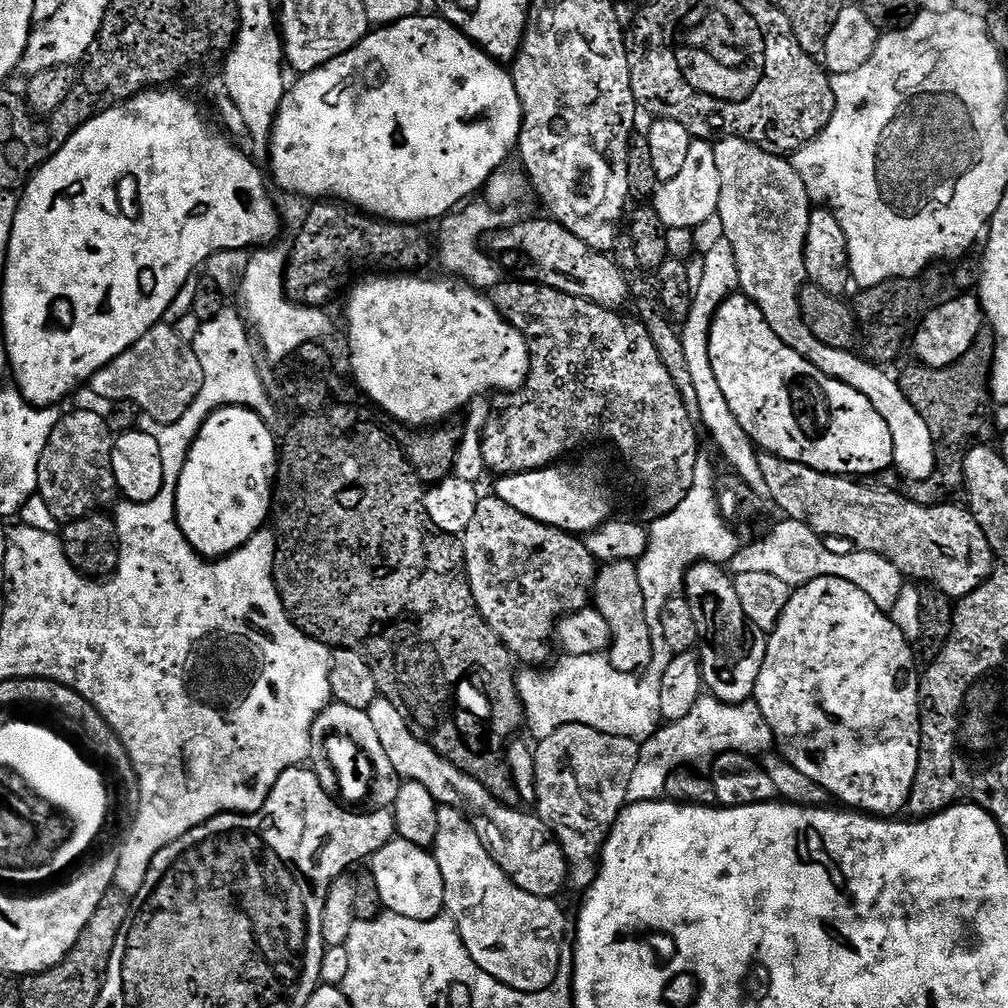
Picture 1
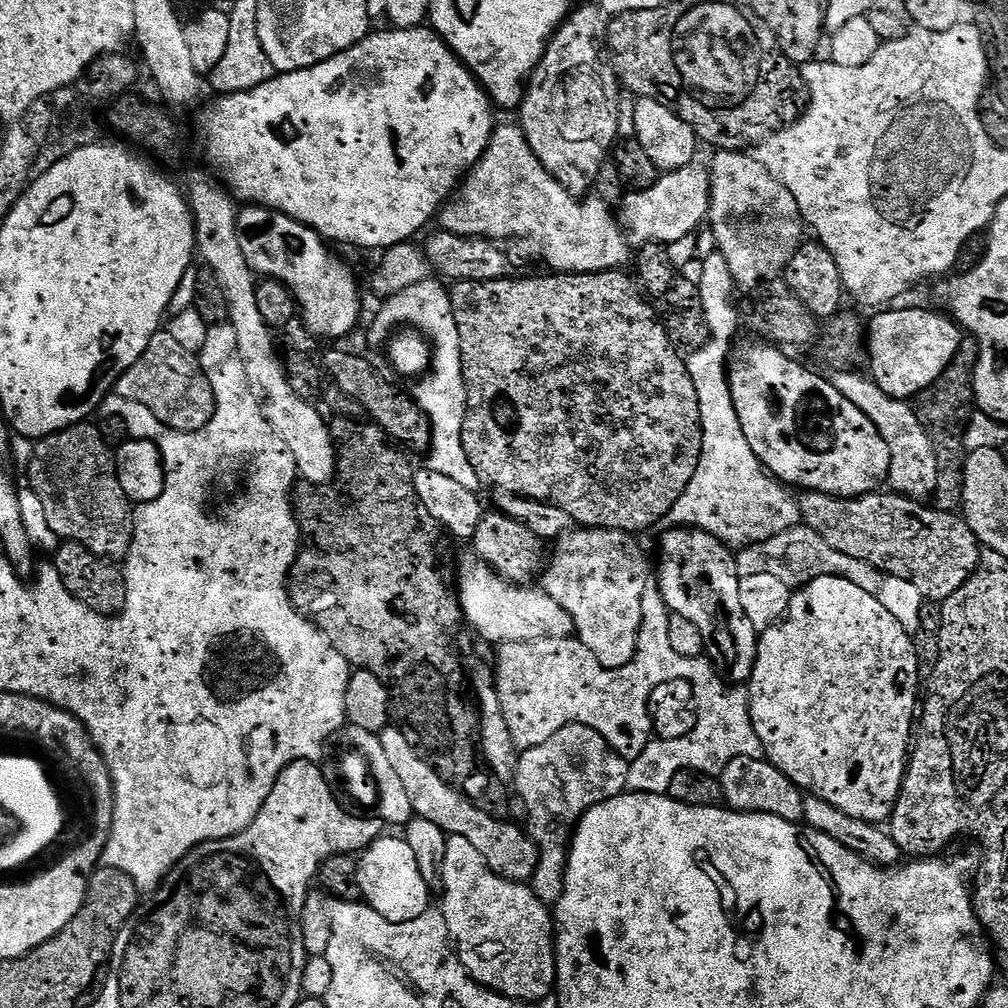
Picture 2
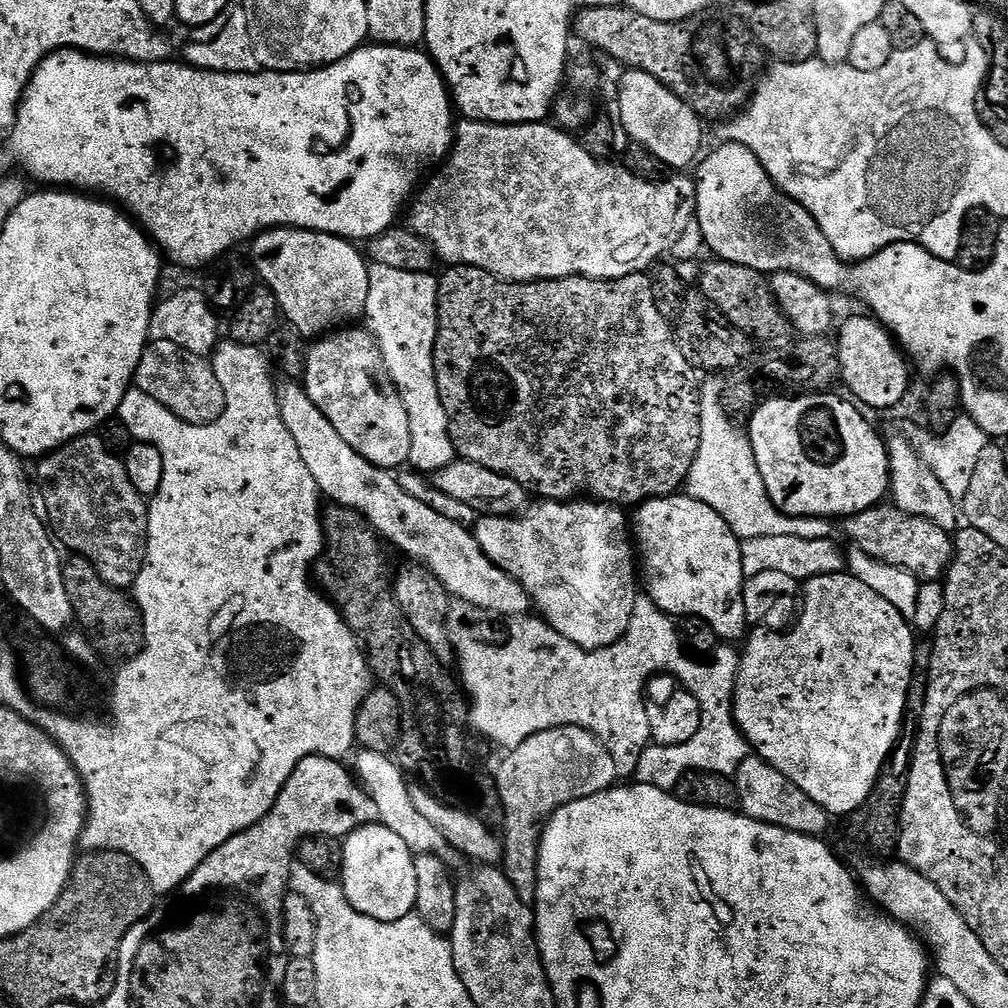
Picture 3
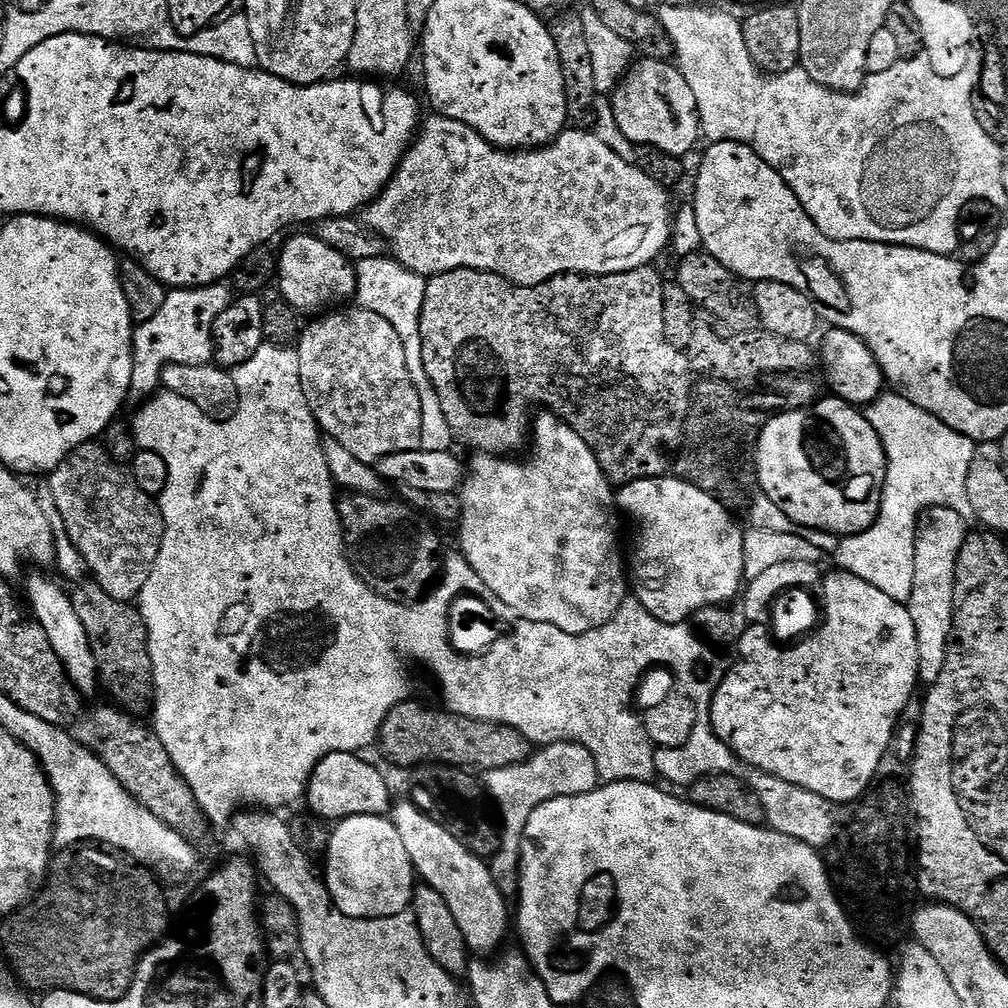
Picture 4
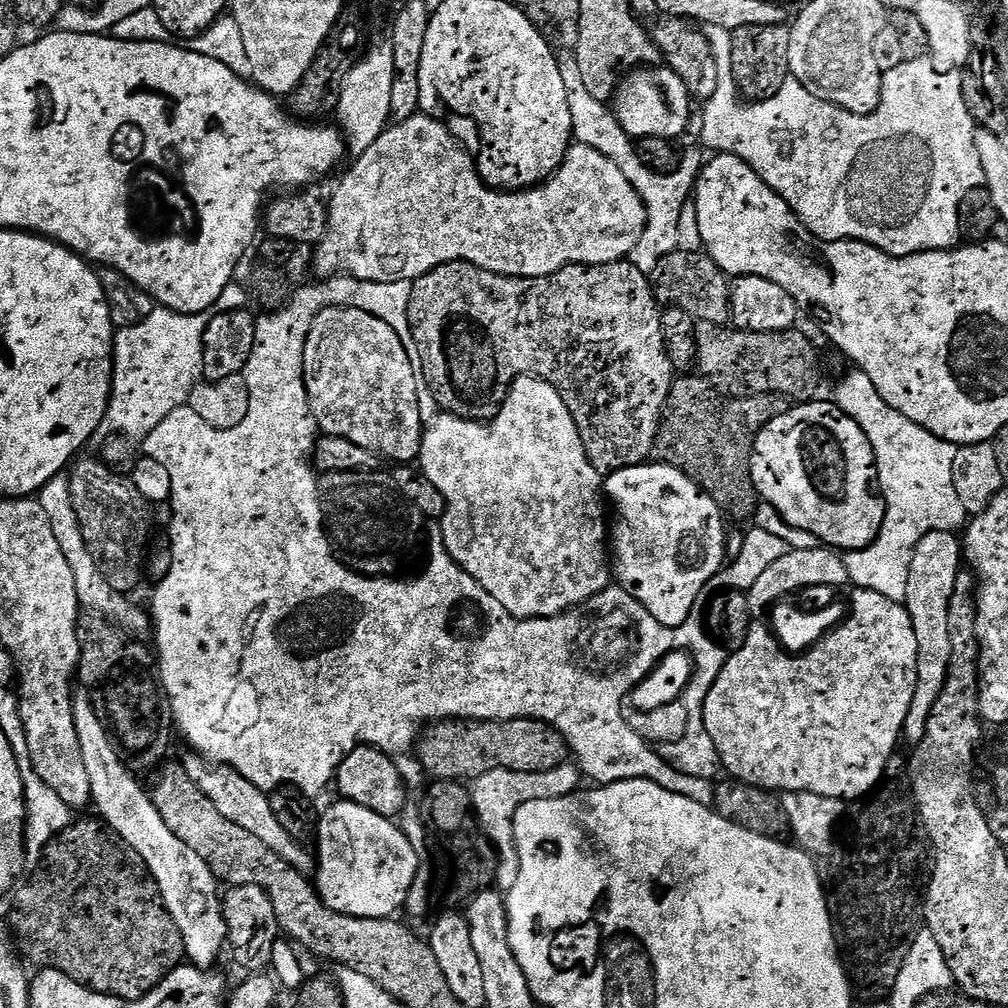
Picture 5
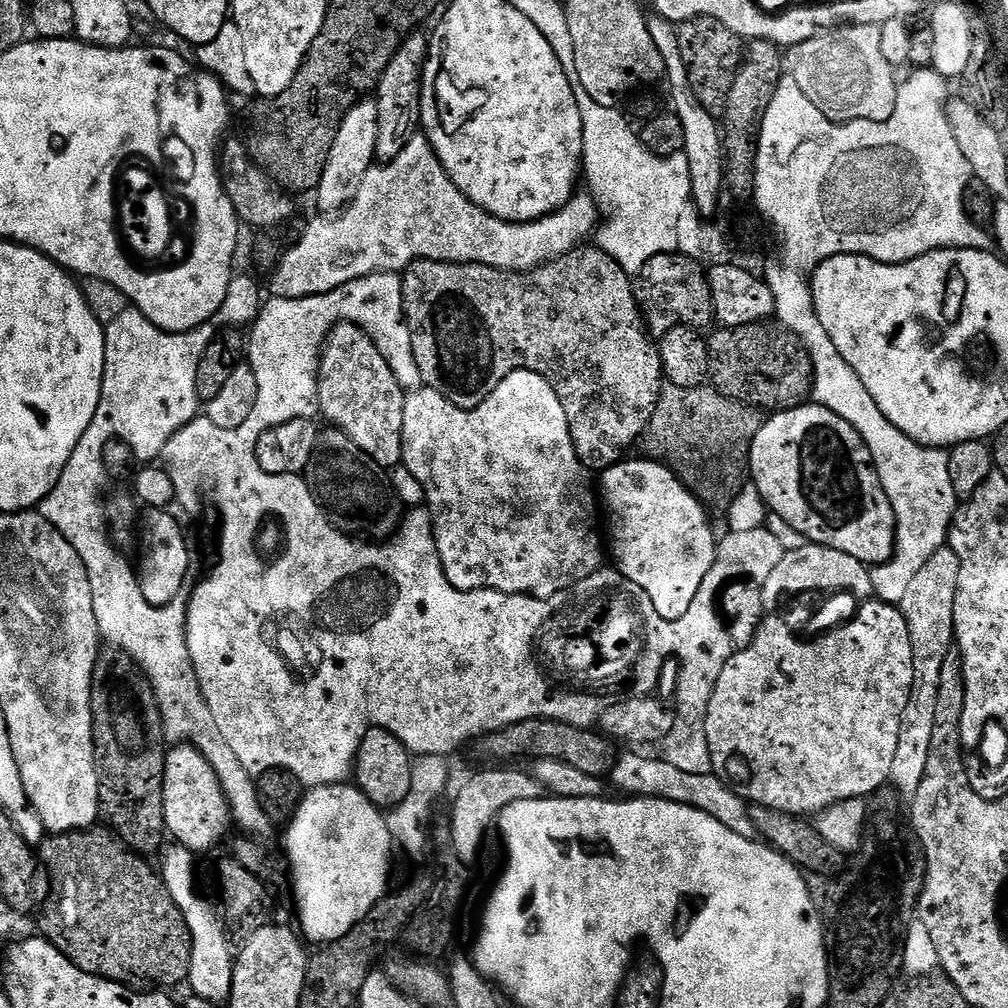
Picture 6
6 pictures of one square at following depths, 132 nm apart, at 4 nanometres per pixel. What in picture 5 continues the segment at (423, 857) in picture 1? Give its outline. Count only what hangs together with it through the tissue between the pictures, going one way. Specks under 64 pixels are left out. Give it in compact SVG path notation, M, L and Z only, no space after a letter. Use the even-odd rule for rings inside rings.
M341 799L340 804L332 804L323 809L318 820L318 841L320 840L320 880L318 895L324 905L336 912L336 892L346 894L348 886L366 886L368 892L362 892L364 912L378 912L378 919L392 918L403 909L402 896L407 896L411 889L412 877L419 865L414 847L387 816L374 814L366 806ZM394 824L394 825L392 825ZM336 888L336 890L334 890Z

